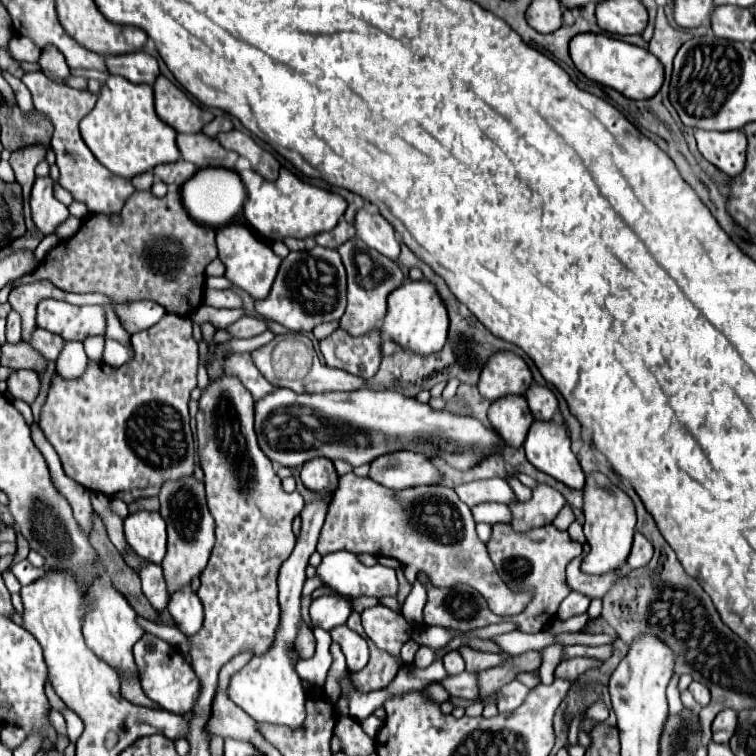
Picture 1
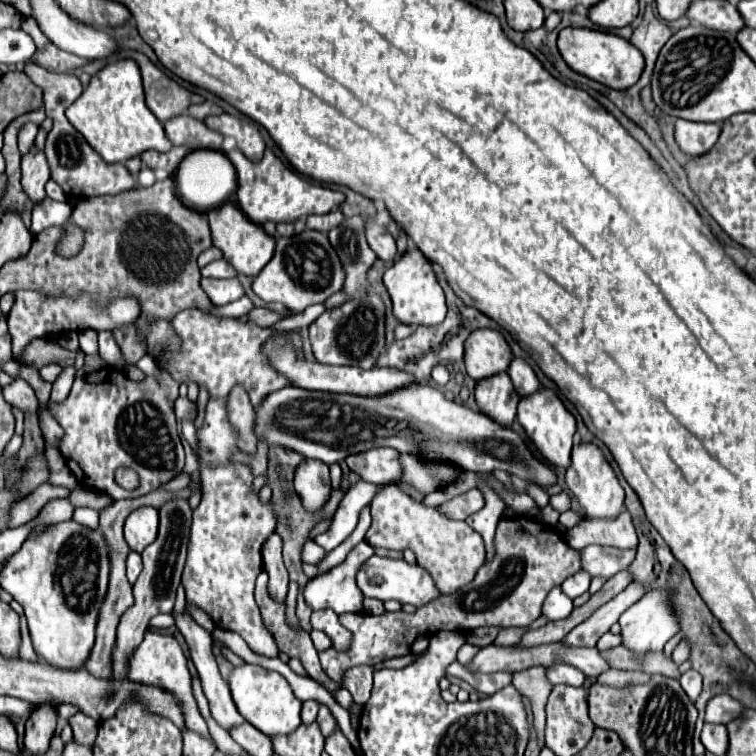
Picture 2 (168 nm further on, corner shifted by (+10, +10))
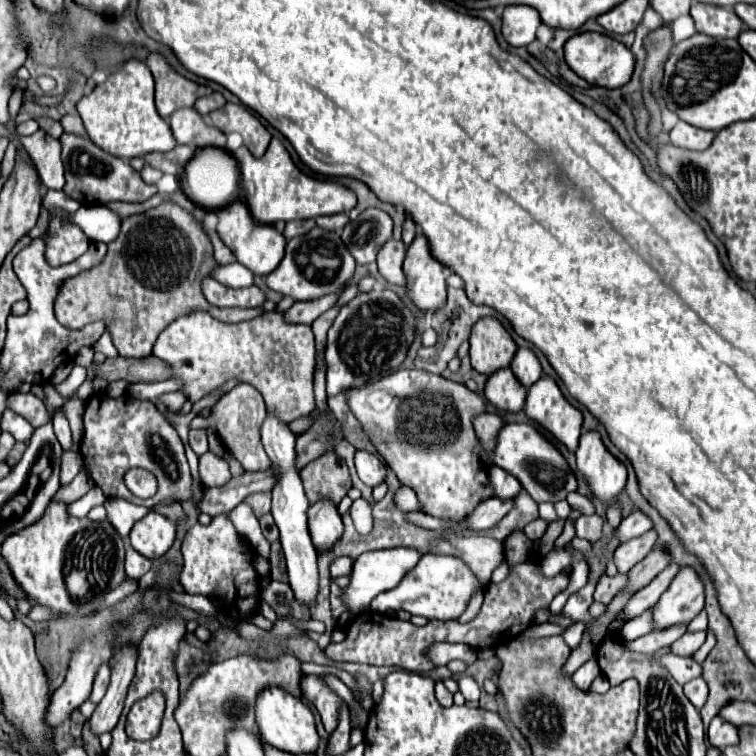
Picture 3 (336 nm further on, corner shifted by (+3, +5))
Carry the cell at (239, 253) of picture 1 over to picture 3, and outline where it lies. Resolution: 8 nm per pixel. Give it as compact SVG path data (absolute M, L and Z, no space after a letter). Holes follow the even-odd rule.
M232 202L224 210L218 210L216 214L218 214L218 236L234 252L240 264L244 264L258 276L270 274L280 264L286 246L284 236L274 226L260 226L258 222L252 222L252 216L248 214L248 206L244 206L244 202Z

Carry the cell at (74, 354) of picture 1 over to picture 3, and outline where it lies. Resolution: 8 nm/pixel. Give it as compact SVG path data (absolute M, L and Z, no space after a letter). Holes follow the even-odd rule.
M58 408L56 414L54 414L54 430L56 430L56 436L58 436L60 444L64 446L64 450L68 450L68 448L78 450L78 446L72 442L72 436L70 436L70 424L68 424L68 418L66 418L64 408Z

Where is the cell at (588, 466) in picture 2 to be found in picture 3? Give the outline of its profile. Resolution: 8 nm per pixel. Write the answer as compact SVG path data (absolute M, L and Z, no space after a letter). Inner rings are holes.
M584 432L580 436L576 462L590 492L598 500L606 504L618 500L618 494L626 486L626 466L606 450L598 432Z

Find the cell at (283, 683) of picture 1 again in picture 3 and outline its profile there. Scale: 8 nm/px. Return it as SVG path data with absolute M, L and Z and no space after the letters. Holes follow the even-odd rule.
M268 686L268 688L260 690L260 694L256 696L254 712L256 712L256 726L258 726L258 732L264 738L264 742L272 744L274 748L286 750L290 754L316 752L318 732L316 732L314 716L300 698L288 694L286 690L278 688L278 686Z

